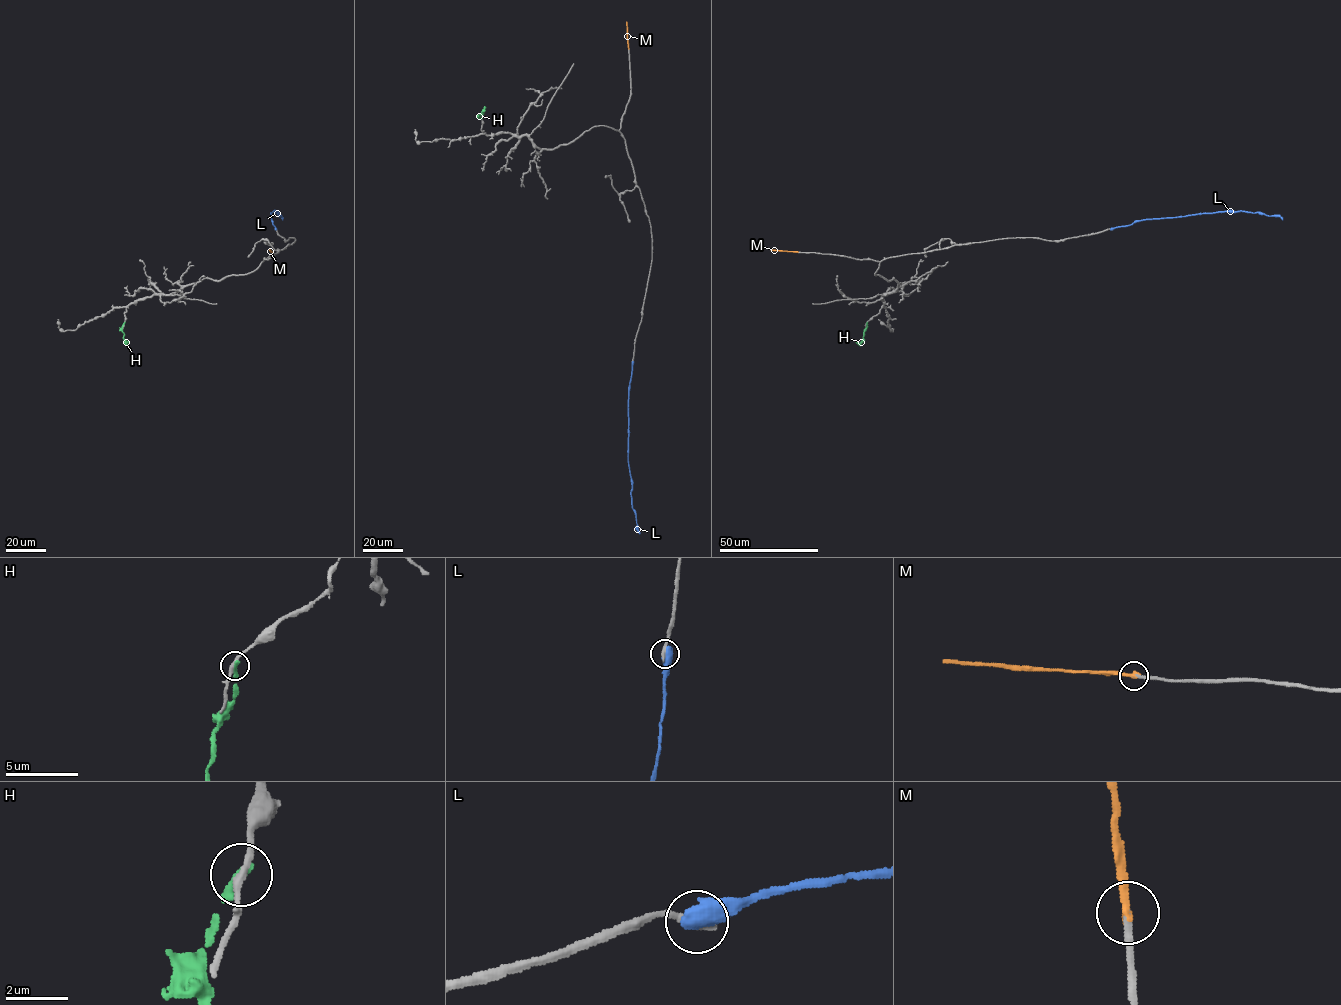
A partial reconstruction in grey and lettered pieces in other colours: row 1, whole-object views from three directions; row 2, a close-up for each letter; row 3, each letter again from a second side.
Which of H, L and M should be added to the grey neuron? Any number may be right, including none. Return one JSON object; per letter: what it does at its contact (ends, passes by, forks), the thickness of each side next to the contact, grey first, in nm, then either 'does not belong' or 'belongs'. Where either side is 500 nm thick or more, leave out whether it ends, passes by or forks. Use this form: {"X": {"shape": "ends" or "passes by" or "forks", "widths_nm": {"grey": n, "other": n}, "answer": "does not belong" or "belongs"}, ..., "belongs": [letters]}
{"H": {"shape": "ends", "widths_nm": {"grey": 240, "other": 300}, "answer": "does not belong"}, "L": {"widths_nm": {"grey": 300, "other": 650}, "answer": "does not belong"}, "M": {"shape": "ends", "widths_nm": {"grey": 260, "other": 280}, "answer": "belongs"}, "belongs": ["M"]}

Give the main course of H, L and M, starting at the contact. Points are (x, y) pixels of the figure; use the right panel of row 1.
H: (867, 323), (863, 340), (855, 341)
L: (1111, 229), (1147, 219), (1222, 211), (1257, 212), (1278, 216), (1282, 220)
M: (797, 252), (771, 249)

